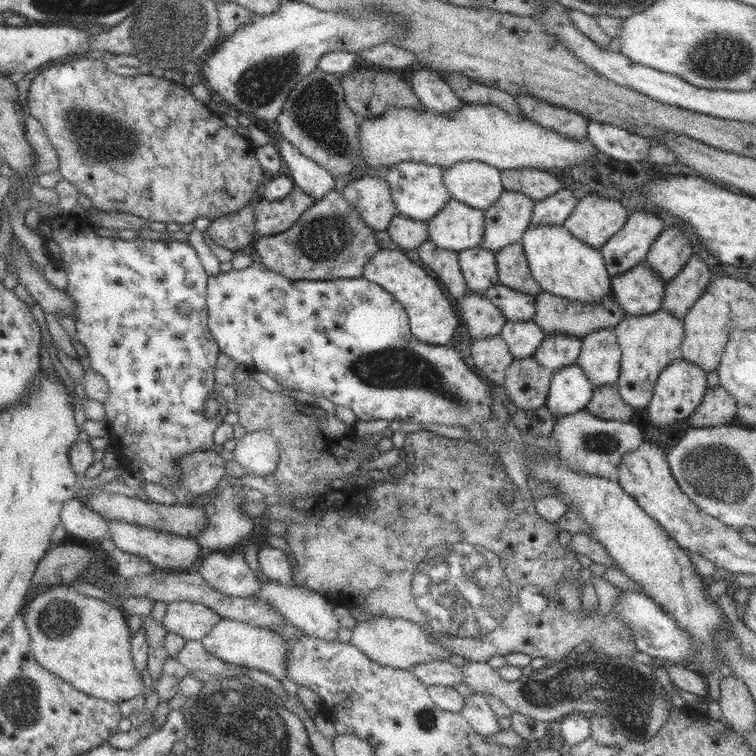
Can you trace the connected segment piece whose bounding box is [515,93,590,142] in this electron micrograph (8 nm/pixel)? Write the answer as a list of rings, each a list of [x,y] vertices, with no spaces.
[[[520,93],[515,97],[520,110],[536,124],[550,128],[550,130],[556,130],[562,136],[578,140],[578,142],[586,140],[590,120],[584,115],[569,108],[546,102],[542,98],[530,96],[530,94]]]

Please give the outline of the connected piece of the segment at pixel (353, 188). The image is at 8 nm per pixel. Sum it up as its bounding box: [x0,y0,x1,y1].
[343,174,398,231]

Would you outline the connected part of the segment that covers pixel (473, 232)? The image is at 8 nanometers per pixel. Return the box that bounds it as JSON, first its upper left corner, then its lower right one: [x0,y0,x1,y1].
[426,199,485,253]

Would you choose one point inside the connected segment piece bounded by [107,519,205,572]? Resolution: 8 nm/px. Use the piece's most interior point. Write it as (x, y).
(167, 551)

